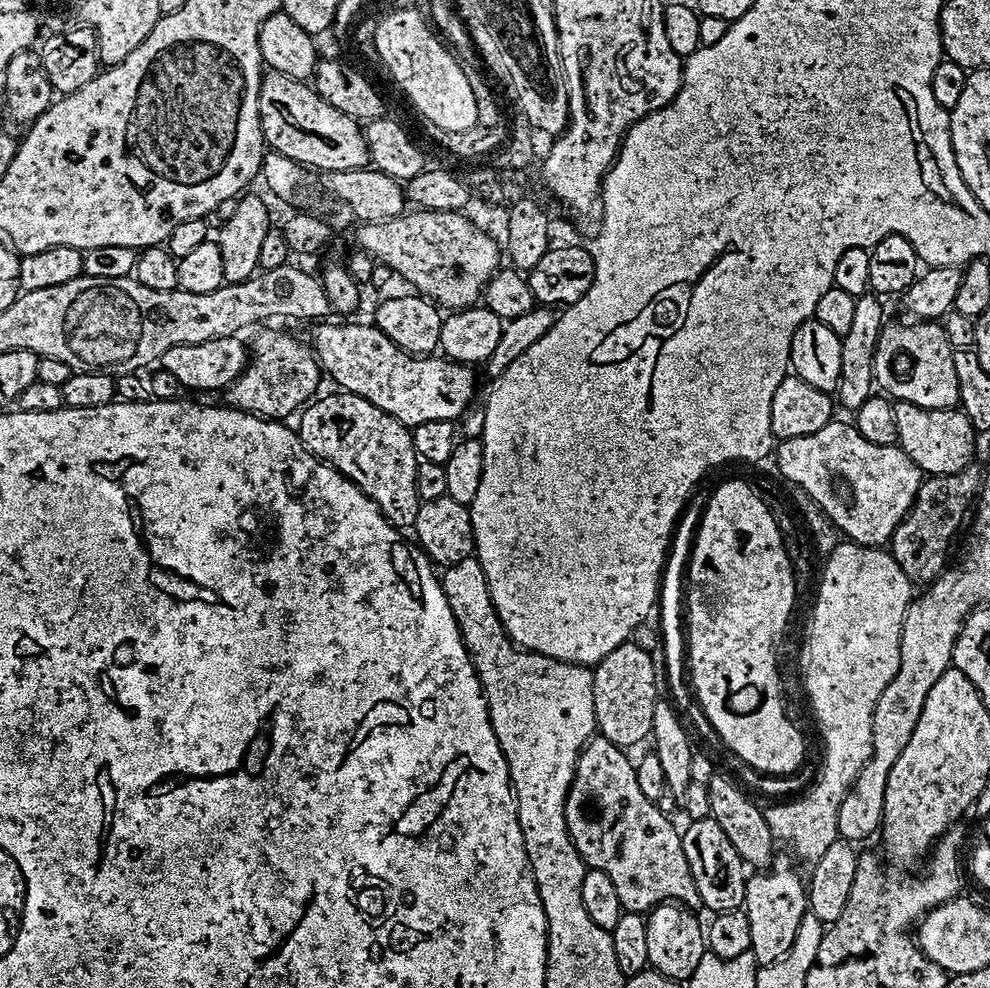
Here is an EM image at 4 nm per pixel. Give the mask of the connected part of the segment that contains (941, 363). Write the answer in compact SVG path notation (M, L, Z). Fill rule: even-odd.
M908 322L912 324L891 324L885 323L877 340L877 346L873 354L873 378L878 385L881 393L887 394L893 401L903 402L905 404L913 404L914 406L922 406L923 408L956 408L960 402L958 394L958 374L954 374L954 351L952 344L946 338L943 327L936 322Z

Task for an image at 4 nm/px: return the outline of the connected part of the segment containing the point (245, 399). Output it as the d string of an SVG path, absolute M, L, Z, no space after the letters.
M272 326L267 328L270 329L258 333L252 344L250 342L249 362L245 365L239 378L225 389L225 403L229 407L237 408L242 412L254 413L265 419L286 420L293 411L293 414L299 411L315 397L314 392L320 384L322 370L315 353L306 344L304 346L294 337L280 330L272 329Z

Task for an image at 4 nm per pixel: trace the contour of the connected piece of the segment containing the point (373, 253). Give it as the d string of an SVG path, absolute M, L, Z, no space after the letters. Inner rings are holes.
M408 210L403 216L383 220L377 224L359 225L356 240L361 249L381 265L392 269L397 277L401 276L408 284L413 284L419 295L435 302L444 310L471 308L483 297L488 280L501 267L501 245L495 244L476 224L471 224L460 212L425 212Z

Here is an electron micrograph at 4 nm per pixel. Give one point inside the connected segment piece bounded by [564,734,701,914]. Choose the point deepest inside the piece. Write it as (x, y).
(615, 828)

